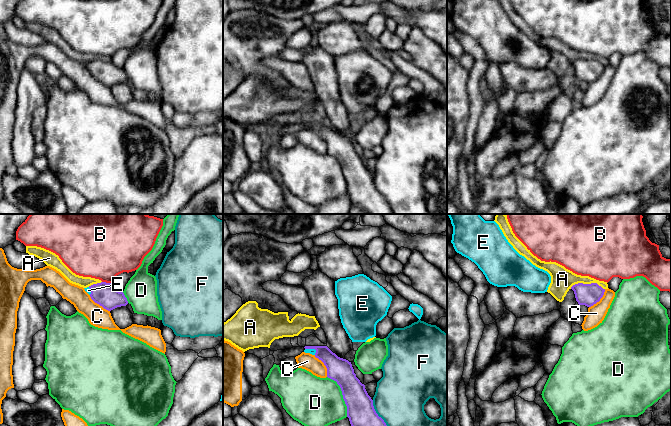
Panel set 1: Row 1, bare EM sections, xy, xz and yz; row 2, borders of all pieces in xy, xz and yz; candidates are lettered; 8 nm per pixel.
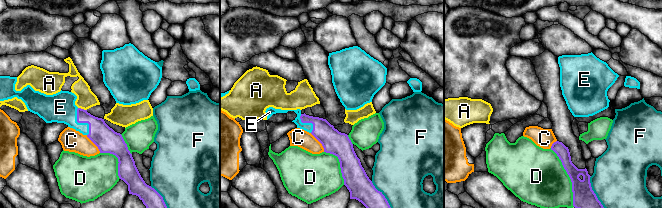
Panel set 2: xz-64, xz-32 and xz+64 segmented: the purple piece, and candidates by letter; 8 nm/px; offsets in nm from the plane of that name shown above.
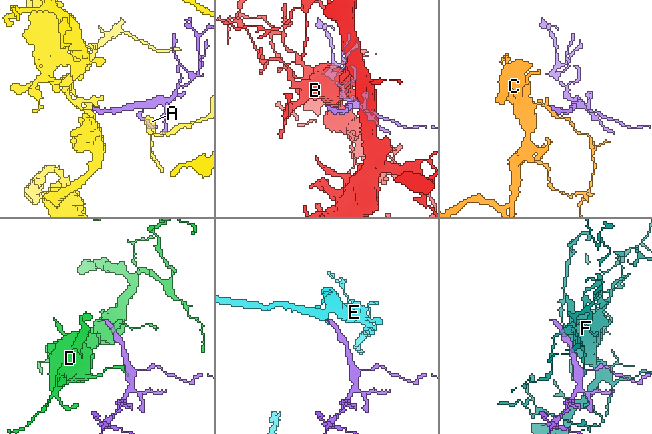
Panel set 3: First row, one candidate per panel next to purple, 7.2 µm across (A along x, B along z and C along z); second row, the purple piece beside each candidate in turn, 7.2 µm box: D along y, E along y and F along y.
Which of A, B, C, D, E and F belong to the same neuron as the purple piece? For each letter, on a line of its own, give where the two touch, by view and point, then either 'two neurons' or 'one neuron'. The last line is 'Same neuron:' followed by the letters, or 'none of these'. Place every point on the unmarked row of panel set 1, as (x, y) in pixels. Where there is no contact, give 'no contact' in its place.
A: meets purple in yz at (587, 60); two neurons
B: meets purple in xy at (107, 59); two neurons
C: meets purple in xz at (324, 140); two neurons
D: meets purple in xz at (342, 170); two neurons
E: meets purple in xz at (311, 124); one neuron
F: meets purple in xz at (382, 195); two neurons
Same neuron: E

